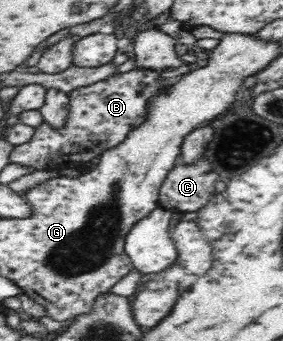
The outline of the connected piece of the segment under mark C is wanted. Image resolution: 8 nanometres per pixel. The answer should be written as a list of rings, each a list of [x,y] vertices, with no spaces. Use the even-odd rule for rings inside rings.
[[[202,158],[194,164],[177,162],[160,190],[159,207],[183,214],[199,211],[216,196],[218,178]]]

